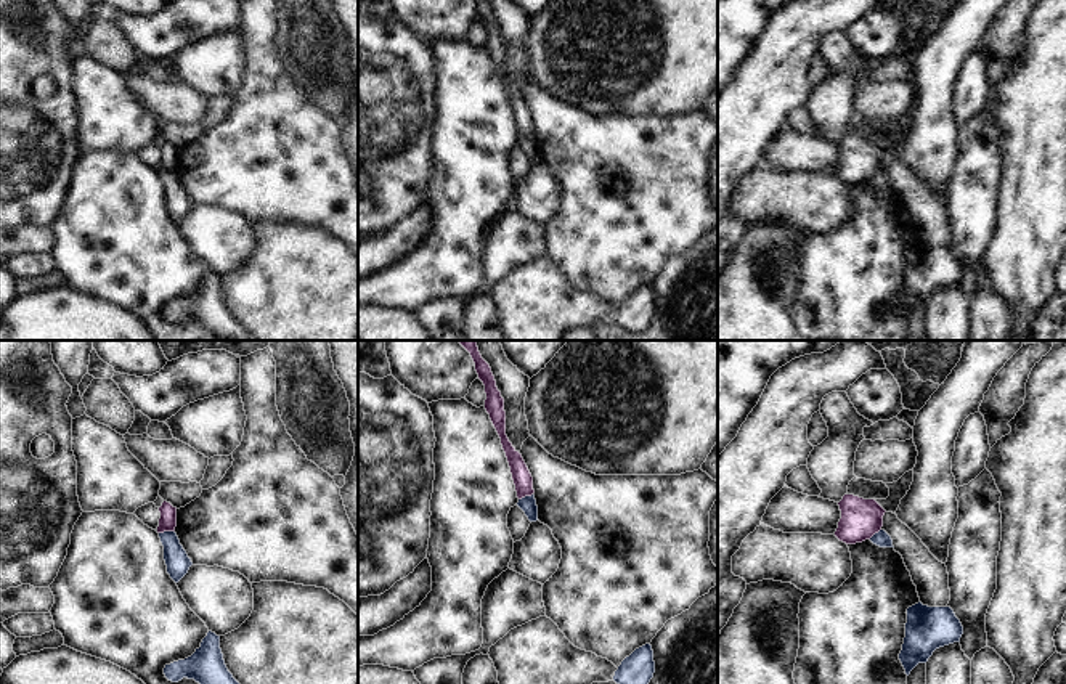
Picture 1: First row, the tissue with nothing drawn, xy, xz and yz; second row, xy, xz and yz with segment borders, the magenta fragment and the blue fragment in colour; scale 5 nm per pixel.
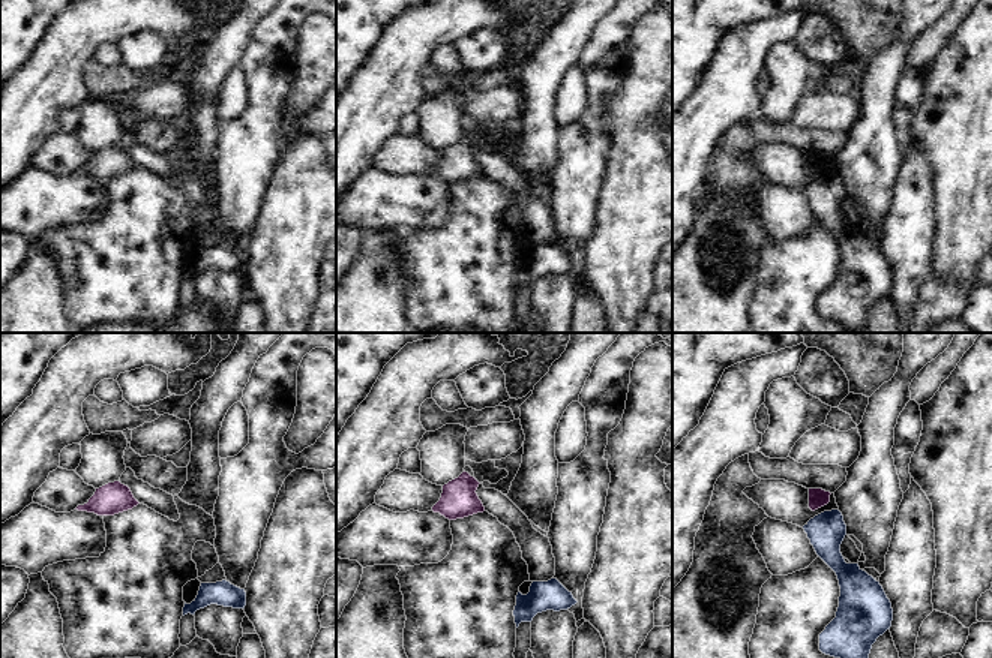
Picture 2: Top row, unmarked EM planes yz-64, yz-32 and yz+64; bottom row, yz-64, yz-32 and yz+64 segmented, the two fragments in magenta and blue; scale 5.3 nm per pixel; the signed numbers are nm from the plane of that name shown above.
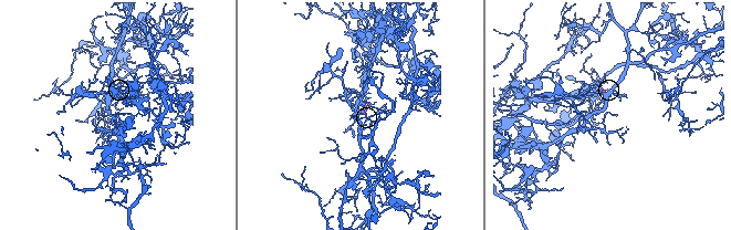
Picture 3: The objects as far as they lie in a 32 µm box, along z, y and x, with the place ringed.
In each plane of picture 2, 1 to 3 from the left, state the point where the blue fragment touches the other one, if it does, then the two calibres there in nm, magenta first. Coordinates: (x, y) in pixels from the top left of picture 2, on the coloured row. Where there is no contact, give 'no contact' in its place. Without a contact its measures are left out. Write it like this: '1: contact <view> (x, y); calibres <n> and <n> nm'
1: no contact
2: no contact
3: no contact

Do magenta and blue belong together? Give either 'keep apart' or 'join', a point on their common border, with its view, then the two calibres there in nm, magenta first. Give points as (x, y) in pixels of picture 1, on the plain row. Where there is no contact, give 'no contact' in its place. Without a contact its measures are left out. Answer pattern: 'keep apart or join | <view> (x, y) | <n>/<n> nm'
keep apart | xy (166, 170) | 90/120 nm

